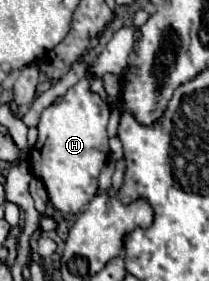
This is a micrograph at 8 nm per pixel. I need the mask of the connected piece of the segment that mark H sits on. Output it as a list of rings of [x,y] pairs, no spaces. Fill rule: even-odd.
[[[82,77],[60,103],[46,107],[38,123],[38,141],[30,149],[28,163],[32,173],[42,179],[50,203],[66,215],[78,215],[98,193],[98,175],[108,159],[106,123],[110,117],[108,103],[90,89],[90,79]]]

